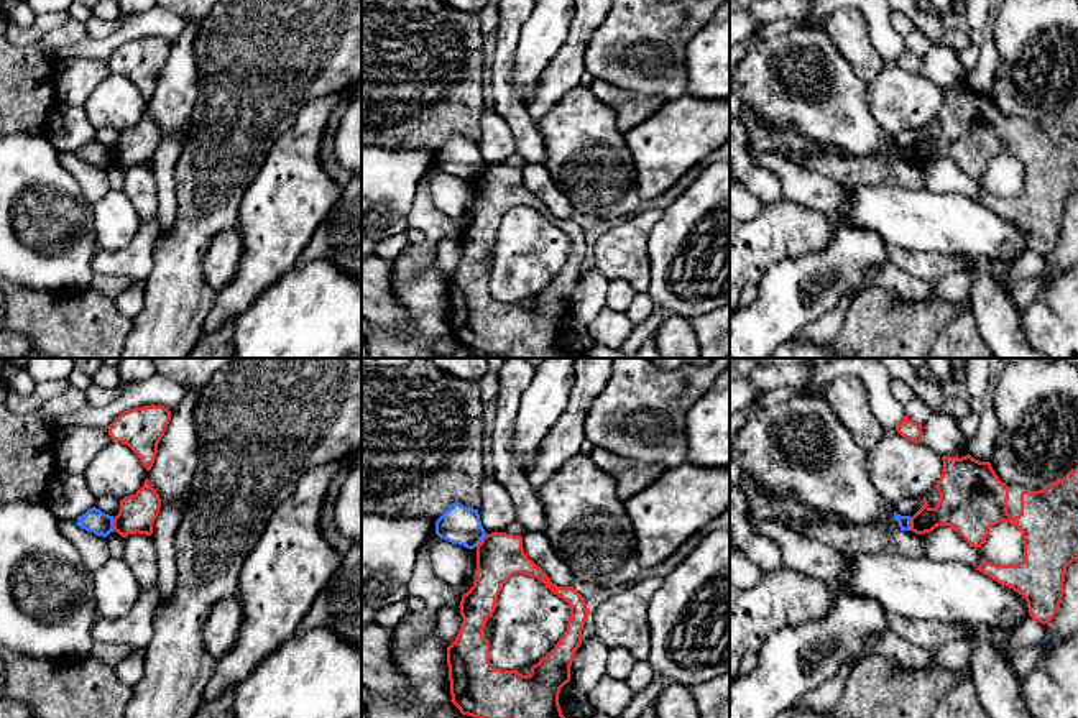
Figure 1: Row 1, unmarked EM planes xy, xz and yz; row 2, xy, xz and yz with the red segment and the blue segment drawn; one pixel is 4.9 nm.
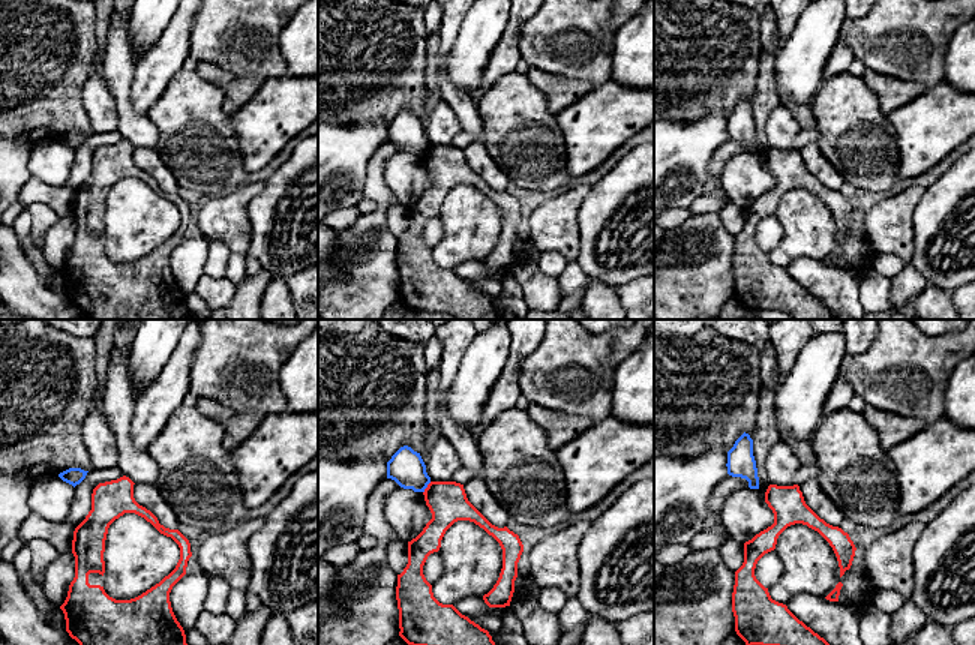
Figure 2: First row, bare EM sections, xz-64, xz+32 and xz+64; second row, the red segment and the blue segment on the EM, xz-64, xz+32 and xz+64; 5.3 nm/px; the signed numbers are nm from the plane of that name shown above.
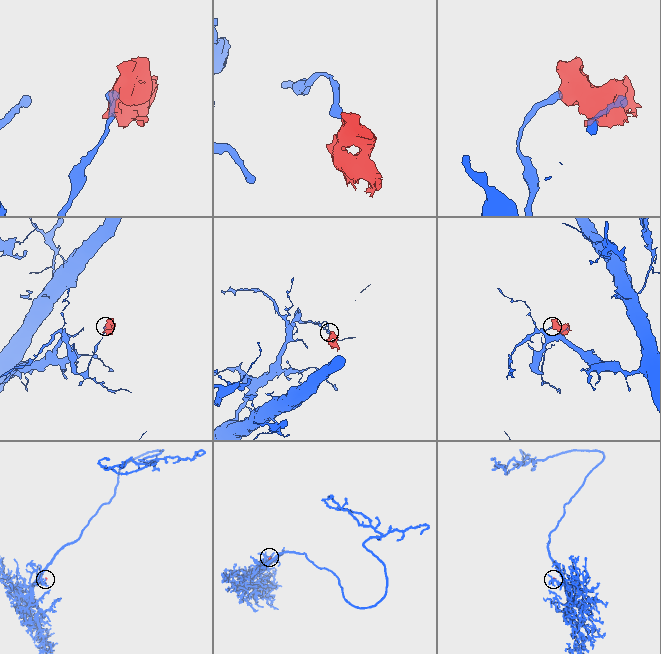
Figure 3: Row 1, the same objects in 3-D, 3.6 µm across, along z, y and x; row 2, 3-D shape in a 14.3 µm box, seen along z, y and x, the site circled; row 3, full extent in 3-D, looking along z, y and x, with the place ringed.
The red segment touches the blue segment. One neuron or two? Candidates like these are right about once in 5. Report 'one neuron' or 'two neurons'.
two neurons

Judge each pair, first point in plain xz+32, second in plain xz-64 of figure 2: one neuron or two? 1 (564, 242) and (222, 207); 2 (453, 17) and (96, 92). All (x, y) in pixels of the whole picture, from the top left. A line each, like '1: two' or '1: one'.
1: one
2: two

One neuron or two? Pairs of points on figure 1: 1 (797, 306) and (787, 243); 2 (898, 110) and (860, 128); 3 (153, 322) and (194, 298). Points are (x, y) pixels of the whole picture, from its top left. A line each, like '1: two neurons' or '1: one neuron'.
1: two neurons
2: two neurons
3: one neuron

